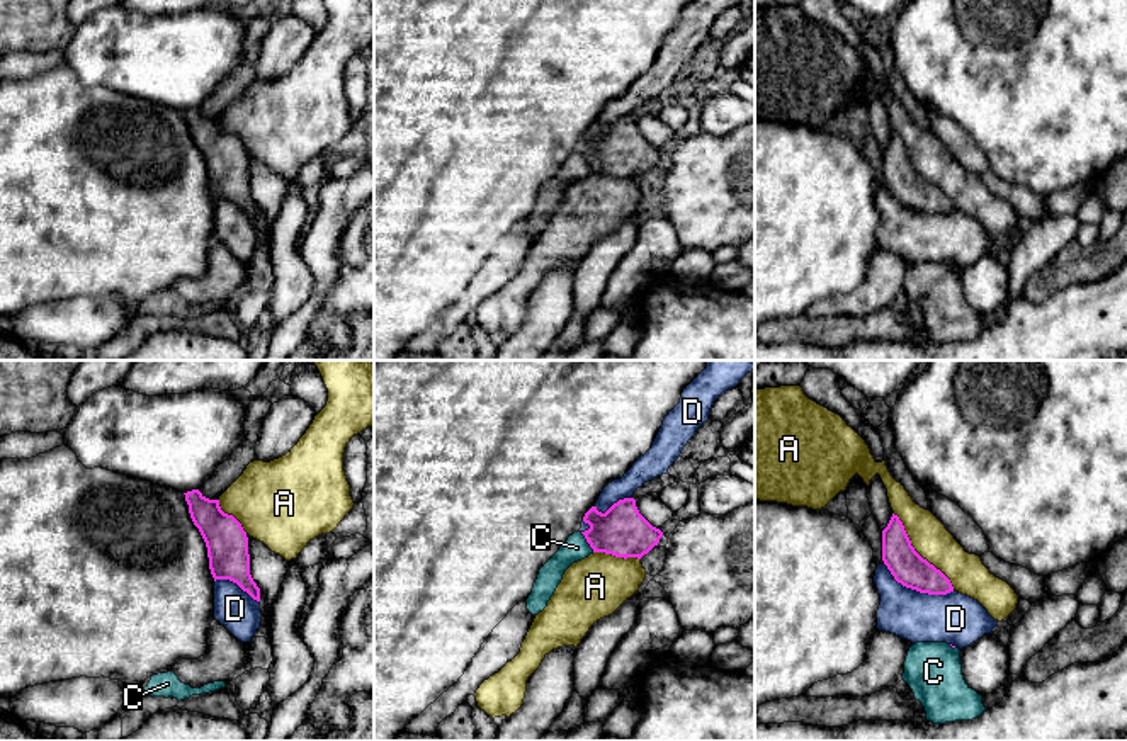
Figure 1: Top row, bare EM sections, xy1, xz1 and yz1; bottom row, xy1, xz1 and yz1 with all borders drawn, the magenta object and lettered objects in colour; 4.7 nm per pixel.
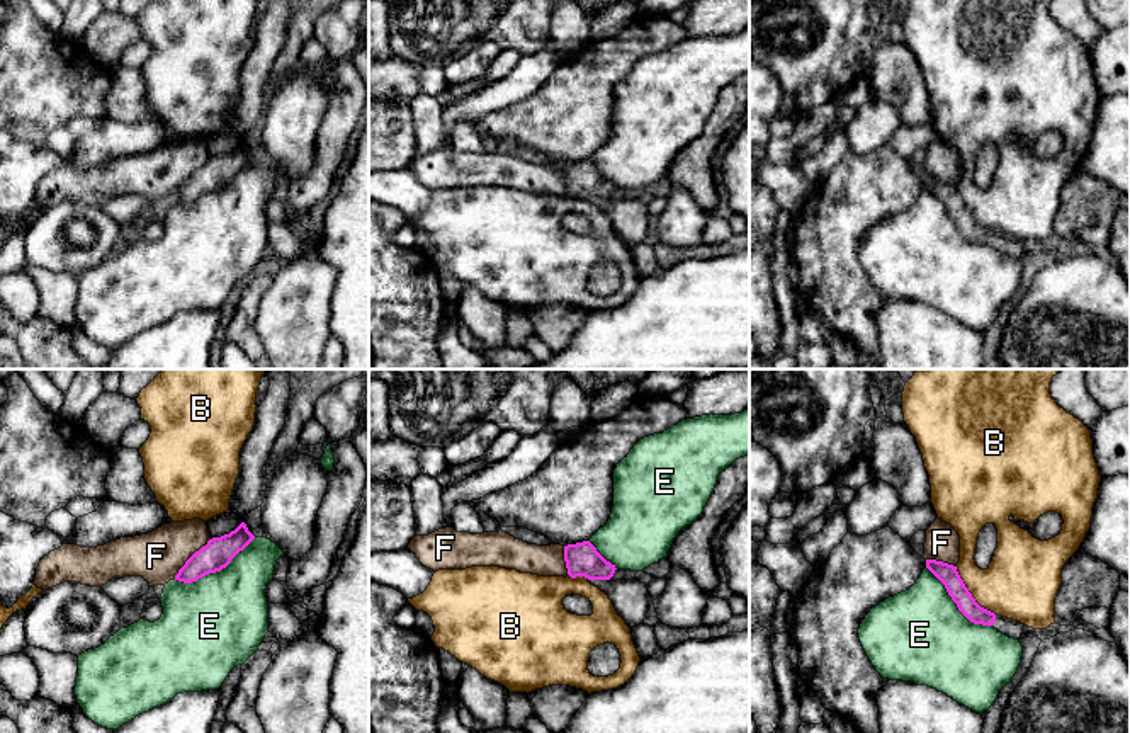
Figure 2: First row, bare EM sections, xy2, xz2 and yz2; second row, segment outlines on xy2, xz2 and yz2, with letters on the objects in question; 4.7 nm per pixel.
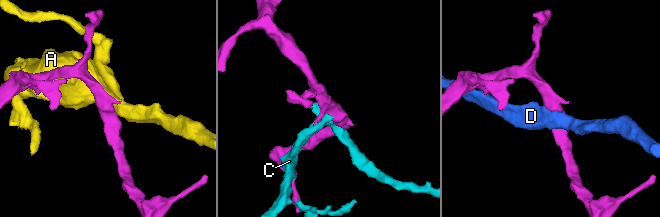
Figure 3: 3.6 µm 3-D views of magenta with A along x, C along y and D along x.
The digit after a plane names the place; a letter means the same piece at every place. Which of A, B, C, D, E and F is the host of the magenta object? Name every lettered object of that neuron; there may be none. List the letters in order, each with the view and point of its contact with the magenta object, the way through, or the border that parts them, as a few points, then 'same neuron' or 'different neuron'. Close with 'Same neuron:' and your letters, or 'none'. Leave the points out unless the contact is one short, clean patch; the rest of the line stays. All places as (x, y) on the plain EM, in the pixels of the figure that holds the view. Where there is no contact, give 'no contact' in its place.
A: meets magenta in yz1 at (917, 172); different neuron
B: meets magenta in yz2 at (971, 213); border along yz2 (955, 186), (971, 215), (996, 233); different neuron
C: meets magenta in xz1 at (587, 160); different neuron
D: meets magenta in yz1 at (917, 209); different neuron
E: meets magenta in xy2 at (214, 191); different neuron
F: meets magenta in xy2 at (191, 176); border along xy2 (209, 157), (174, 196); different neuron
Same neuron: none

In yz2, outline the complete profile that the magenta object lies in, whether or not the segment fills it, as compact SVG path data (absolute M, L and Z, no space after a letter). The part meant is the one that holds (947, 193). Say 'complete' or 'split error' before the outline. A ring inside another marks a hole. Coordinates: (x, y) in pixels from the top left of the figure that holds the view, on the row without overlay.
split error | M926 179L926 187L945 204L958 230L970 241L992 245L999 252L1014 259L1021 259L1028 253L1037 253L1033 247L1003 235L996 235L994 231L980 226L960 197L957 185L936 179Z

